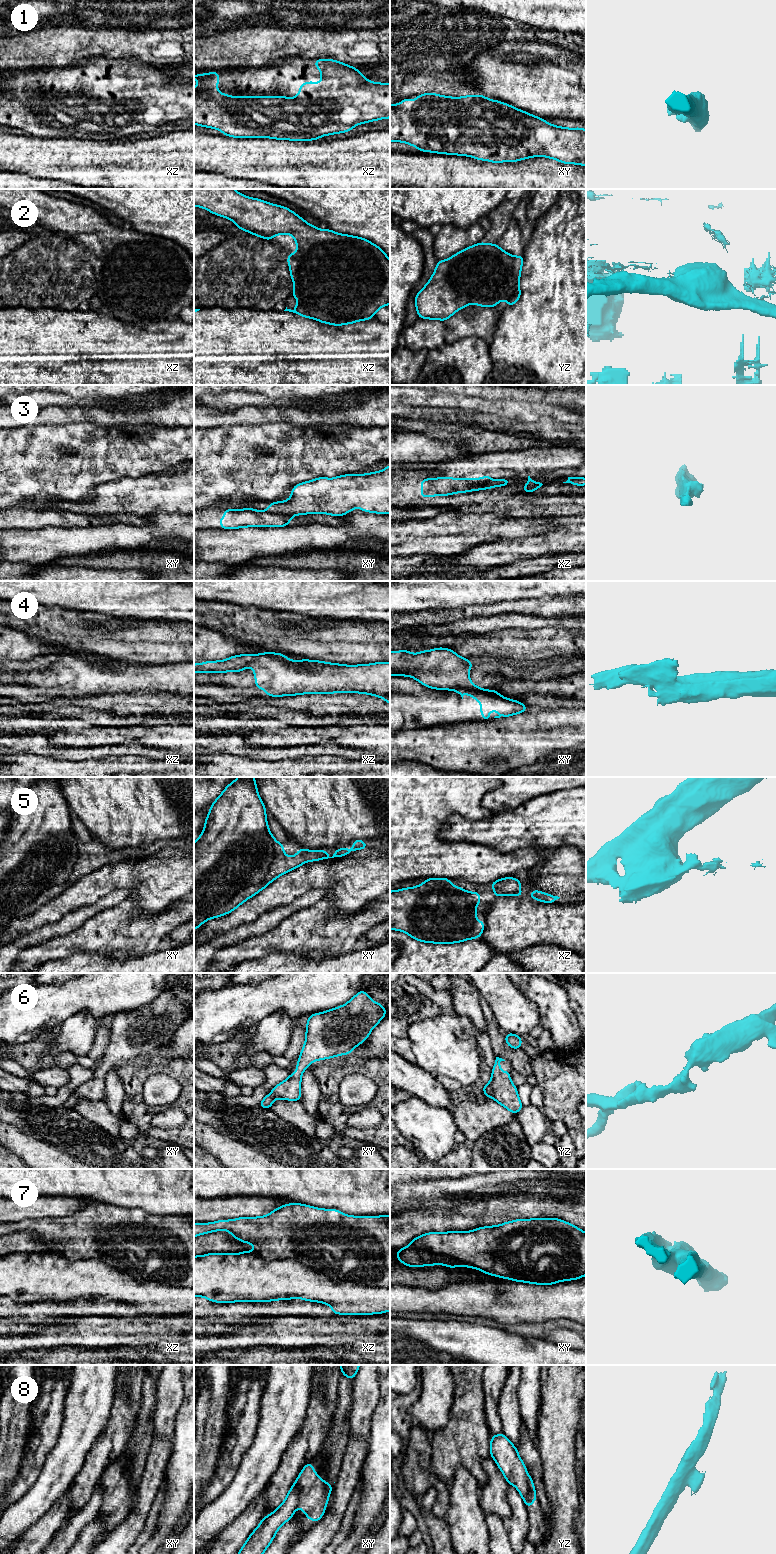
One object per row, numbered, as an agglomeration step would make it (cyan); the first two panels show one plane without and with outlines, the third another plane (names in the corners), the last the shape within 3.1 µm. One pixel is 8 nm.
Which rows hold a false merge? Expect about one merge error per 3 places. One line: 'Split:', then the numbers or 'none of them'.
Split: 2, 3, 4, 5, 7, 8

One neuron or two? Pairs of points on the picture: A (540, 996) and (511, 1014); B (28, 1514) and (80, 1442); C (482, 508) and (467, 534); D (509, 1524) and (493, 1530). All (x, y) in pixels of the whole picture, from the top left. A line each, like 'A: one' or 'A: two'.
A: two
B: one
C: two
D: two

